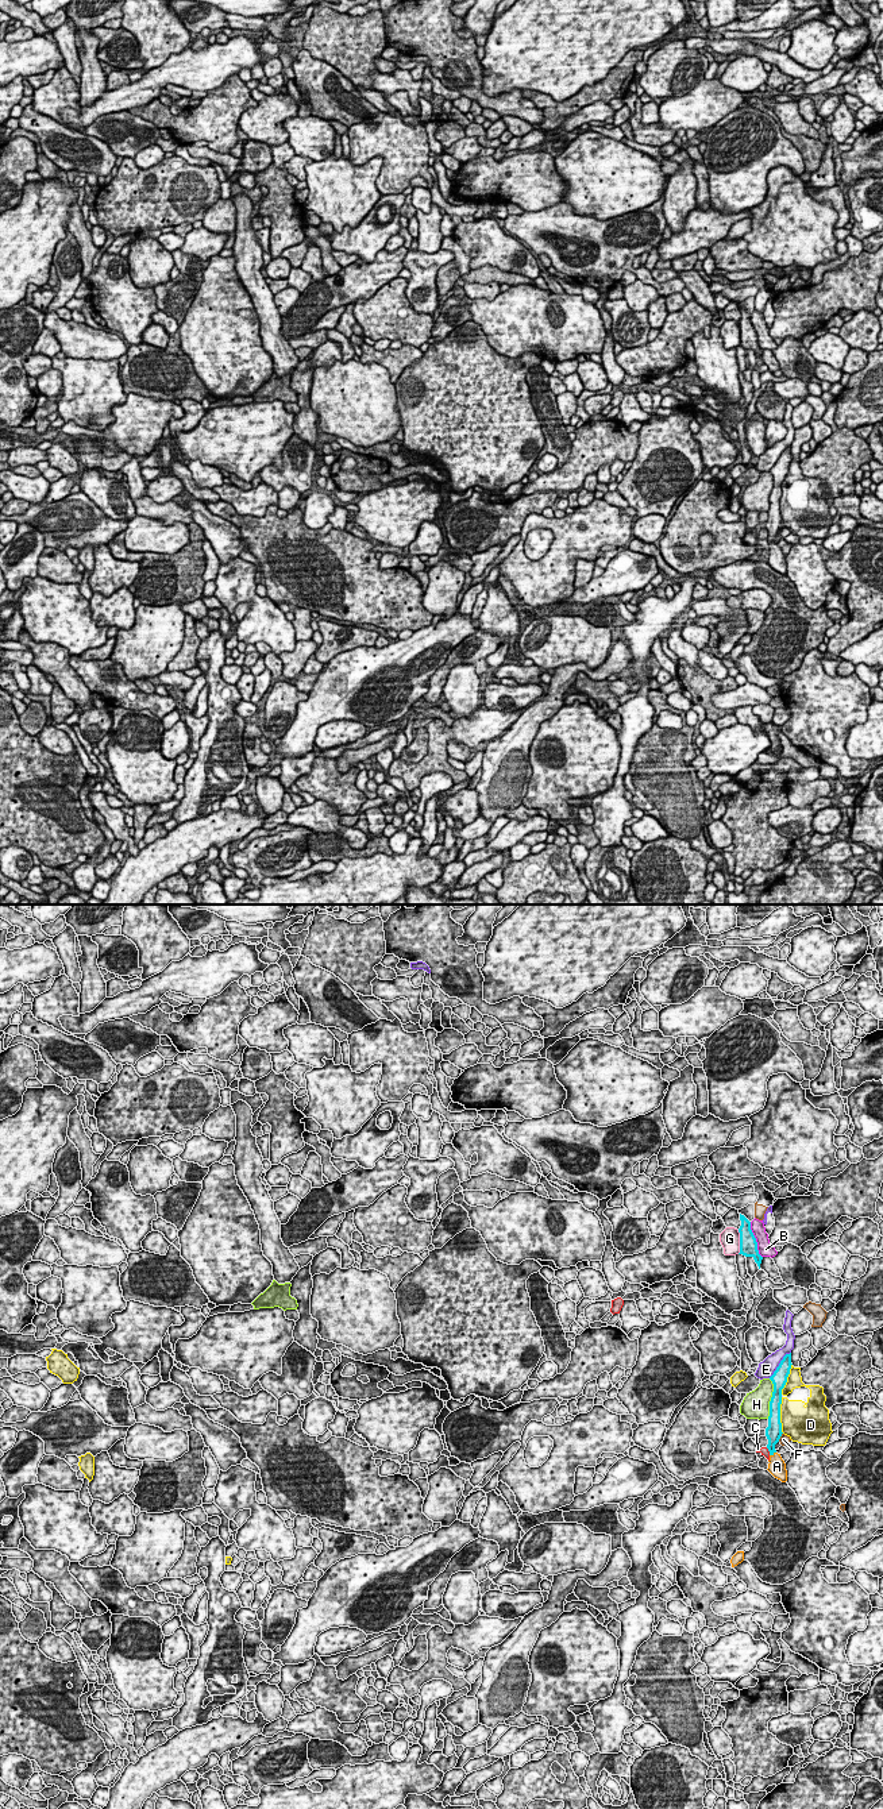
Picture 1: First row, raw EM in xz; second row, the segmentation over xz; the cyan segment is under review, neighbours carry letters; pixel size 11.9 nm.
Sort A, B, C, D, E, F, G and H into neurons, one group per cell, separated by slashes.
A / B / C / D / E / F / G / H

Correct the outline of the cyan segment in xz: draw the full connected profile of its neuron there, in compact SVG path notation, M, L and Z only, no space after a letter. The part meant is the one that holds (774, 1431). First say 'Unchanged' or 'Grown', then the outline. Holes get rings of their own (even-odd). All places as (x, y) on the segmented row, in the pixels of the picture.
Grown. M791 1353L786 1354L780 1361L779 1366L770 1377L774 1384L774 1392L770 1401L770 1416L768 1416L768 1427L766 1428L766 1436L768 1439L767 1449L770 1451L770 1463L768 1472L782 1482L787 1481L787 1470L786 1463L782 1459L780 1454L776 1453L775 1444L779 1442L782 1436L782 1423L780 1423L780 1404L782 1404L782 1389L787 1382L787 1377L791 1369Z

